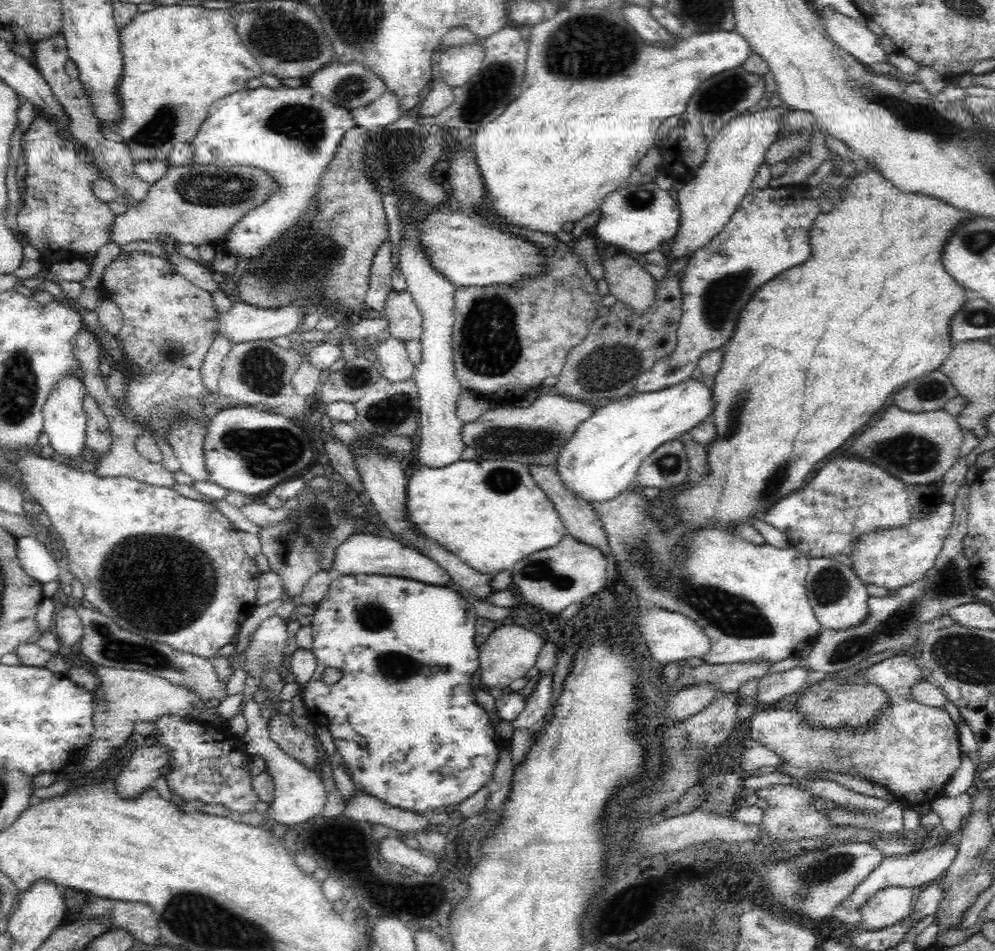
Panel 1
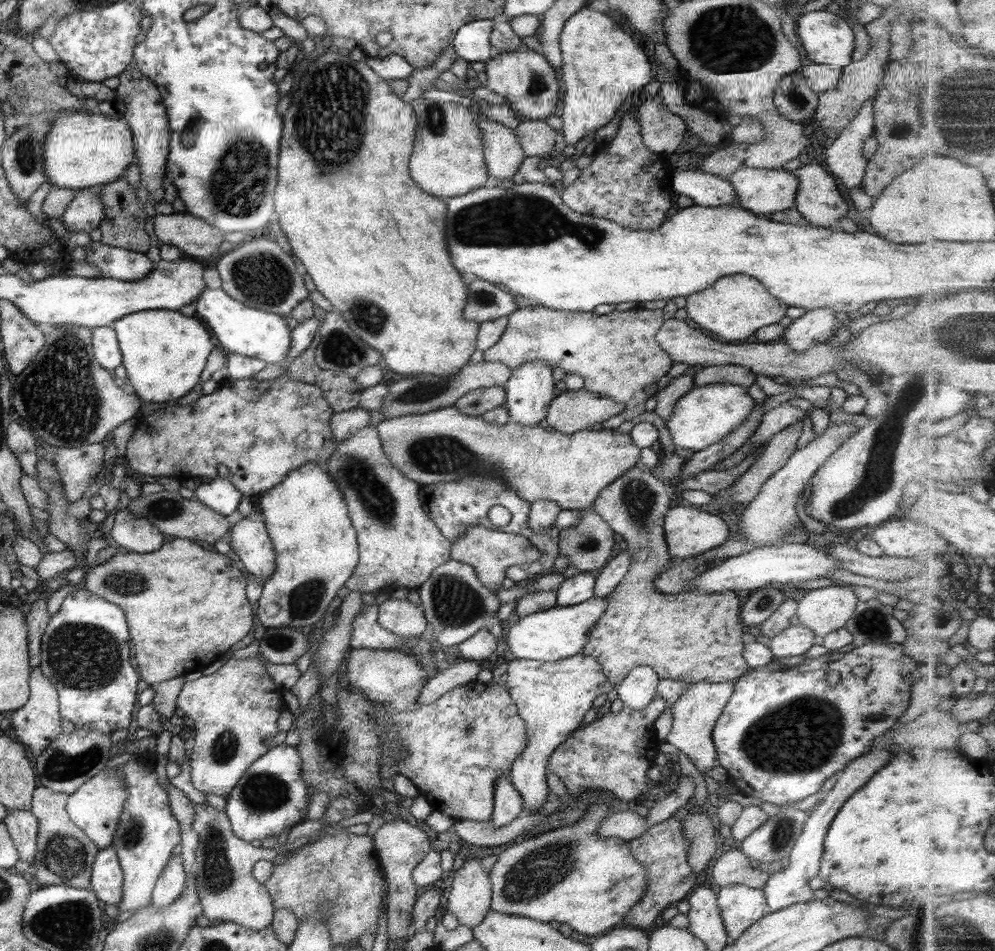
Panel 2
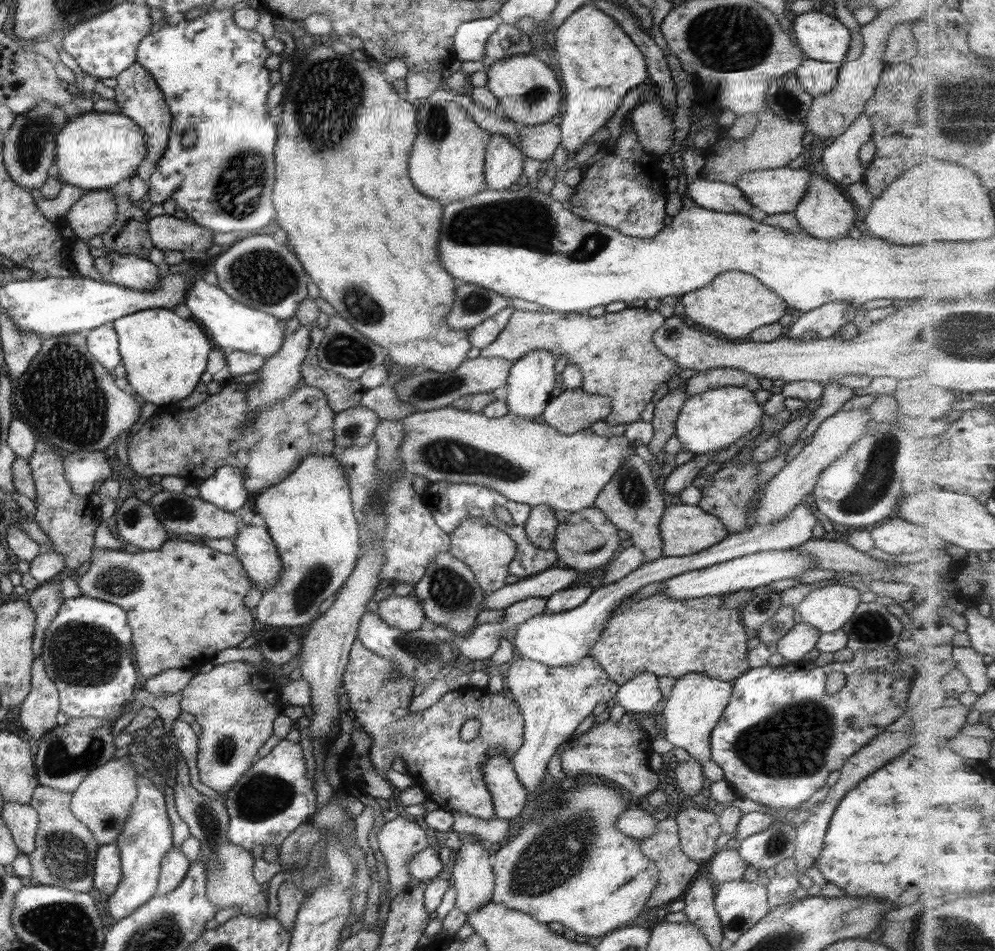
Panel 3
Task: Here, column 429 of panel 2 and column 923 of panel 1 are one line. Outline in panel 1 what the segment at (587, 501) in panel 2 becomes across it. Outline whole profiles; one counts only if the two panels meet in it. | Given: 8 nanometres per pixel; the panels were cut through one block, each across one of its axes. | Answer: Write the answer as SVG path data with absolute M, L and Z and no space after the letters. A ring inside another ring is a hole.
M890 405L884 412L884 416L863 434L861 434L846 450L846 453L854 453L862 459L870 459L893 474L894 477L904 480L910 484L928 484L941 480L952 468L952 465L960 457L960 448L962 446L962 427L958 423L958 416L948 413L946 409L931 411L914 411L902 410L896 405Z

